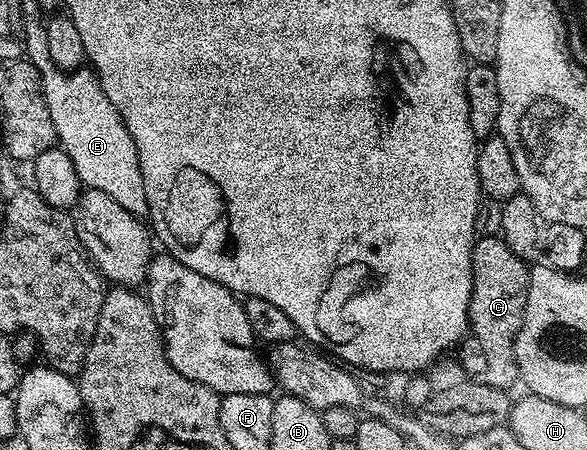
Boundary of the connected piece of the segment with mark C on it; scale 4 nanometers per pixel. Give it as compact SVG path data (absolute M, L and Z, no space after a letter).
M479 236L476 237L475 247L471 250L471 267L473 292L467 313L469 341L462 347L463 366L471 373L468 375L474 376L478 381L498 390L507 390L519 378L515 359L515 337L521 328L527 303L531 279L529 266L514 254L502 237Z

